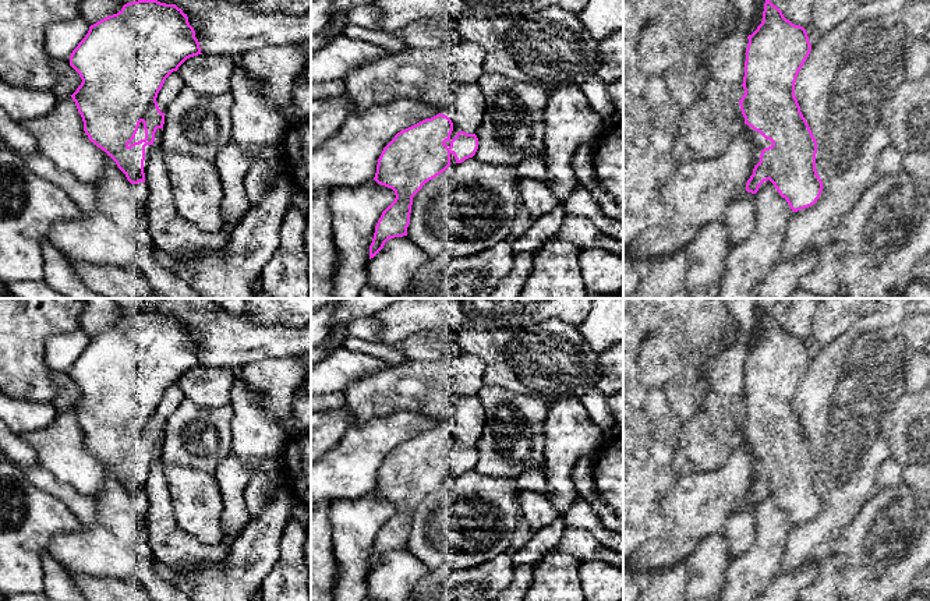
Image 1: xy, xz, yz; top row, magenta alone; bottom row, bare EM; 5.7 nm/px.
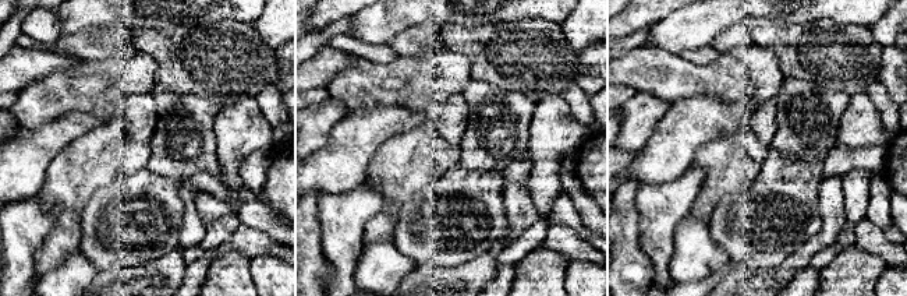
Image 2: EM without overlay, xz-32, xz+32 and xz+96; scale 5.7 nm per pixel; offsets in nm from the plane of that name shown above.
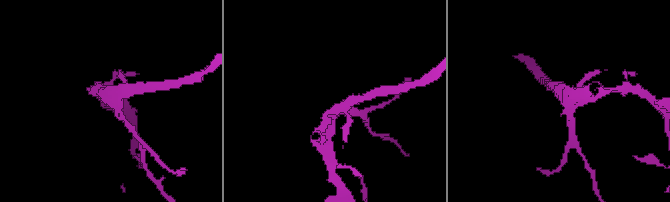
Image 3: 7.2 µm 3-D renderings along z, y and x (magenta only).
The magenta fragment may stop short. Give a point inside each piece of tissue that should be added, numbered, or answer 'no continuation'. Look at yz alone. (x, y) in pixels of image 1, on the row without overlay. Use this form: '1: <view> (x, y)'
1: yz (759, 452)

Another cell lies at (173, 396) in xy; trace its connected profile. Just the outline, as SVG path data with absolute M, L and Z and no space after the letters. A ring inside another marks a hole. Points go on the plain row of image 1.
M173 383L165 393L158 406L156 414L162 425L176 411L177 406L183 402L184 396L177 383Z

